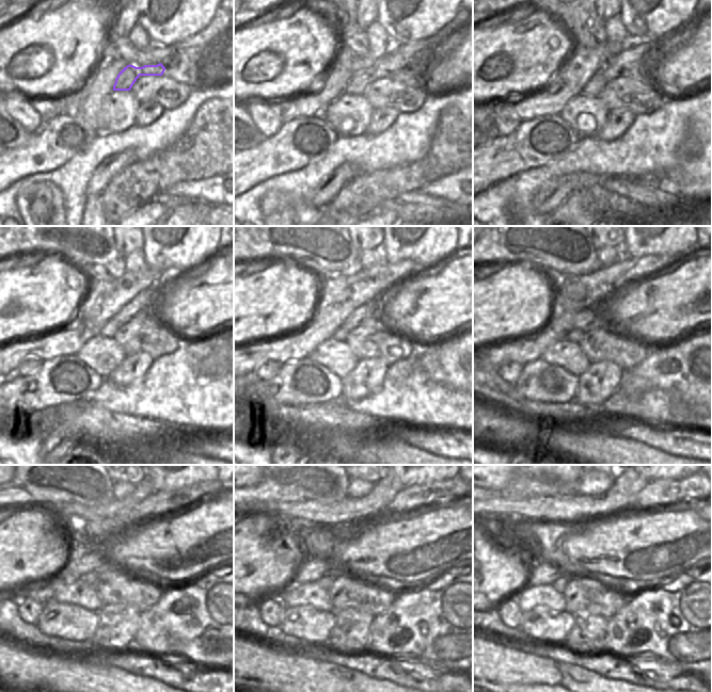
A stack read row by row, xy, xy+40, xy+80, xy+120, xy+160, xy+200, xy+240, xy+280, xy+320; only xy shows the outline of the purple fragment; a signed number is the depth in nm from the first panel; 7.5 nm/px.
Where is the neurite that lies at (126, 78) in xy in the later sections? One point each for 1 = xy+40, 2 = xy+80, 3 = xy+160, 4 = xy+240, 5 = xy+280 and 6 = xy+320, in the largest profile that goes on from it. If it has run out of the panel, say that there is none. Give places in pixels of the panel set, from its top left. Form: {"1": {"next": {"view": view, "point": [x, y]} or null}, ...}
{"1": {"next": {"view": "xy+40", "point": [385, 66]}}, "2": {"next": {"view": "xy+80", "point": [621, 66]}}, "3": {"next": {"view": "xy+160", "point": [364, 312]}}, "4": {"next": {"view": "xy+240", "point": [92, 578]}}, "5": {"next": {"view": "xy+280", "point": [326, 582]}}, "6": {"next": {"view": "xy+320", "point": [559, 584]}}}

